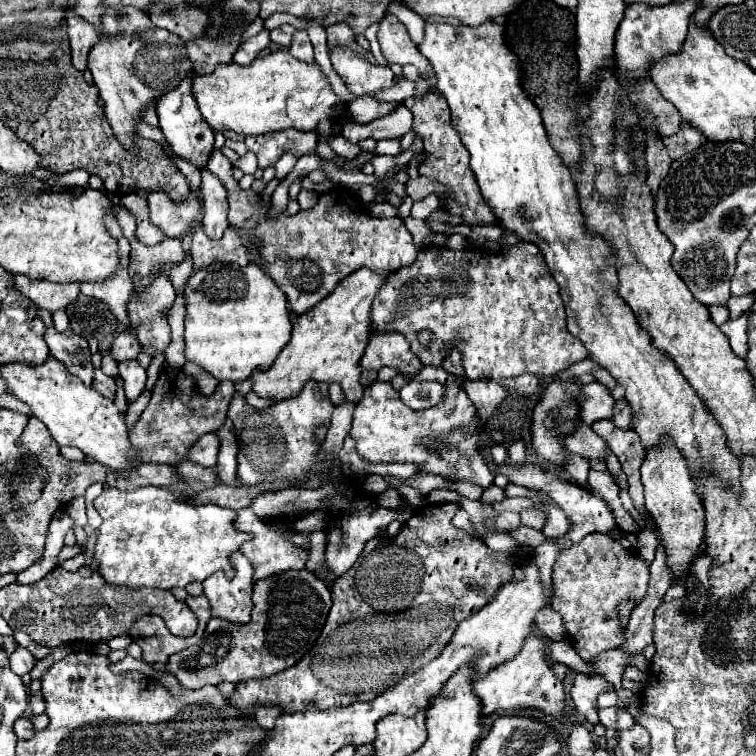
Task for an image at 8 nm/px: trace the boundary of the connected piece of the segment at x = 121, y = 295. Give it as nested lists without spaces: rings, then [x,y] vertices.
[[[108,214],[104,218],[104,222],[110,235],[118,240],[118,255],[120,256],[118,276],[112,276],[106,284],[80,284],[80,292],[84,296],[102,300],[110,308],[110,312],[118,318],[118,322],[122,322],[128,330],[132,330],[128,314],[126,314],[126,304],[128,304],[128,298],[132,294],[132,280],[128,276],[130,244],[123,236],[122,229],[113,214]]]

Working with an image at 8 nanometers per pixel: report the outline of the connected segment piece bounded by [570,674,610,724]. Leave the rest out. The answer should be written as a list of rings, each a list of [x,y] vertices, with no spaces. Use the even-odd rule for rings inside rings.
[[[576,674],[574,686],[570,690],[570,696],[574,700],[574,706],[580,714],[586,716],[590,724],[598,724],[598,706],[596,696],[604,690],[608,690],[610,684],[604,678],[590,678],[586,674]]]

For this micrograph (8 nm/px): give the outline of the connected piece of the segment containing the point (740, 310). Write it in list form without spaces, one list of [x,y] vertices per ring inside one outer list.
[[[732,296],[726,304],[726,308],[730,312],[730,320],[740,318],[750,306],[752,306],[752,296]]]

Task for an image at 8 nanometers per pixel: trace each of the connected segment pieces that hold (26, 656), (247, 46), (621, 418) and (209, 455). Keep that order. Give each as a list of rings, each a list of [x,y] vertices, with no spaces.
[[[16,646],[16,650],[12,652],[12,658],[10,658],[10,668],[18,674],[18,676],[24,676],[26,672],[30,672],[34,668],[36,660],[34,656],[24,648],[24,646]]]
[[[262,28],[262,32],[258,36],[252,36],[244,44],[240,44],[238,52],[234,54],[234,62],[240,66],[248,66],[258,56],[258,52],[270,44],[268,36],[270,36],[270,32],[266,28]]]
[[[618,400],[616,402],[616,408],[614,408],[614,422],[620,424],[620,428],[632,428],[632,410],[630,410],[630,404],[626,404],[624,400]]]
[[[206,434],[190,450],[190,460],[192,462],[198,462],[202,466],[216,466],[218,448],[220,448],[218,434]]]

